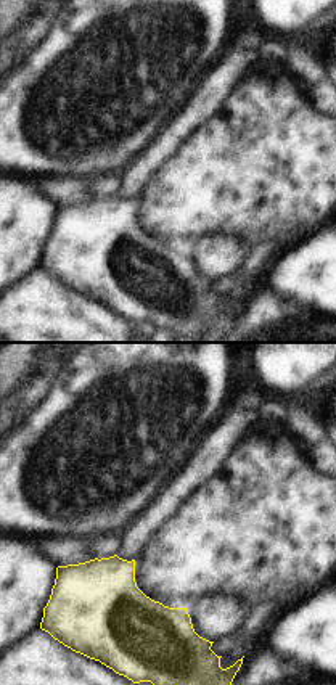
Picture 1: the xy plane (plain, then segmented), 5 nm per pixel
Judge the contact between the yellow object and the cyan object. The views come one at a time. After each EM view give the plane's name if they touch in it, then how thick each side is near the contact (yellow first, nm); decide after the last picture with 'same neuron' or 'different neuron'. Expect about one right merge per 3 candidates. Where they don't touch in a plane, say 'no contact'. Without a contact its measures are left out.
contact in xy; calibres 400 and 20 nm

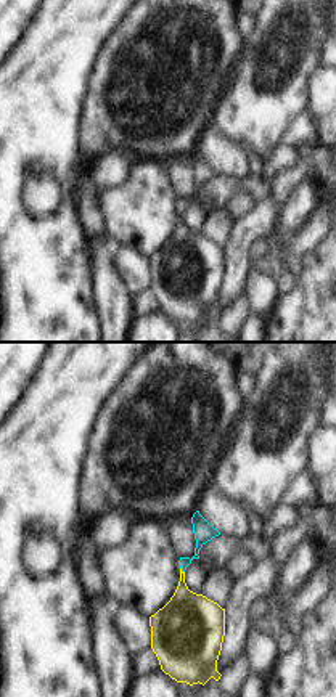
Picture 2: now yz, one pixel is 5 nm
contact in yz; calibres 260 and 100 nm

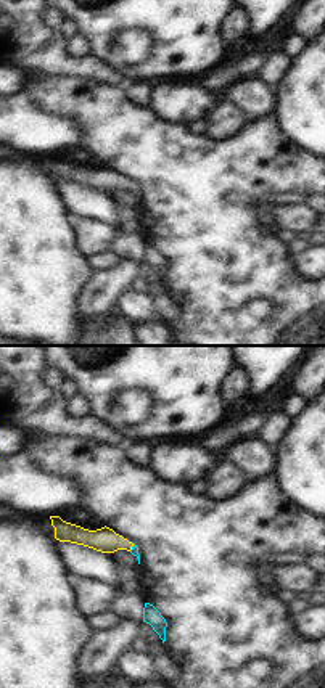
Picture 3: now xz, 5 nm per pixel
contact in xz; calibres 120 and 40 nm

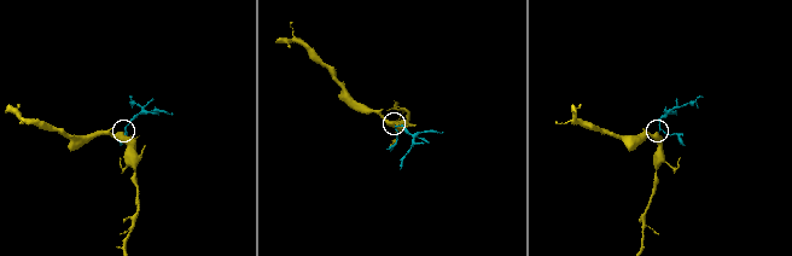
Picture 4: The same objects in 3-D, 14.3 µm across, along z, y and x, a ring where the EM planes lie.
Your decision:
same neuron

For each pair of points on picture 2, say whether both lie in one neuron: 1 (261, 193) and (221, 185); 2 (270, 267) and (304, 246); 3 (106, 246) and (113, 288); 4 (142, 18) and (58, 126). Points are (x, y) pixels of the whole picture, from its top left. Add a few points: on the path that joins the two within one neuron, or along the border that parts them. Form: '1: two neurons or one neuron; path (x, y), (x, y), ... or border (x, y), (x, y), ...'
1: one neuron; path (251, 185), (230, 185)
2: one neuron; path (278, 259), (291, 246), (296, 246)
3: one neuron; path (106, 256), (106, 278)
4: two neurons; border (100, 52), (94, 65), (87, 101), (81, 118)

